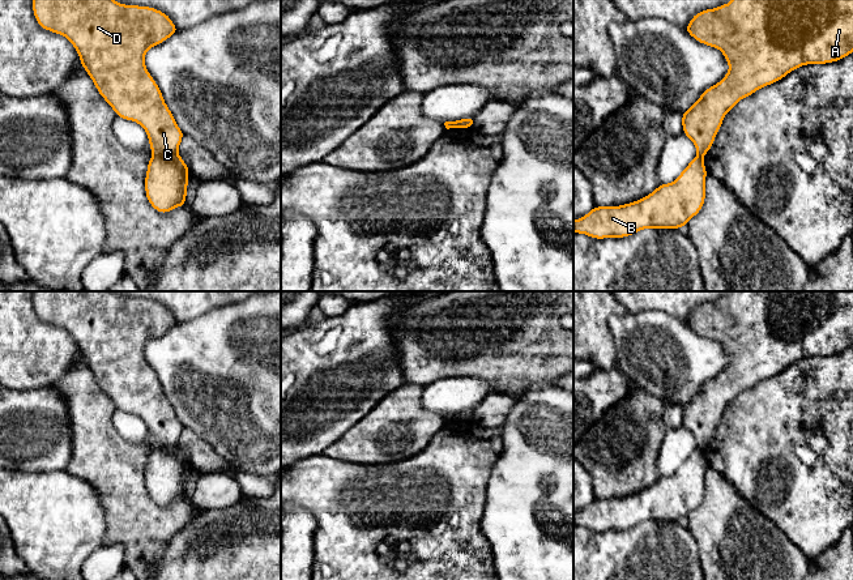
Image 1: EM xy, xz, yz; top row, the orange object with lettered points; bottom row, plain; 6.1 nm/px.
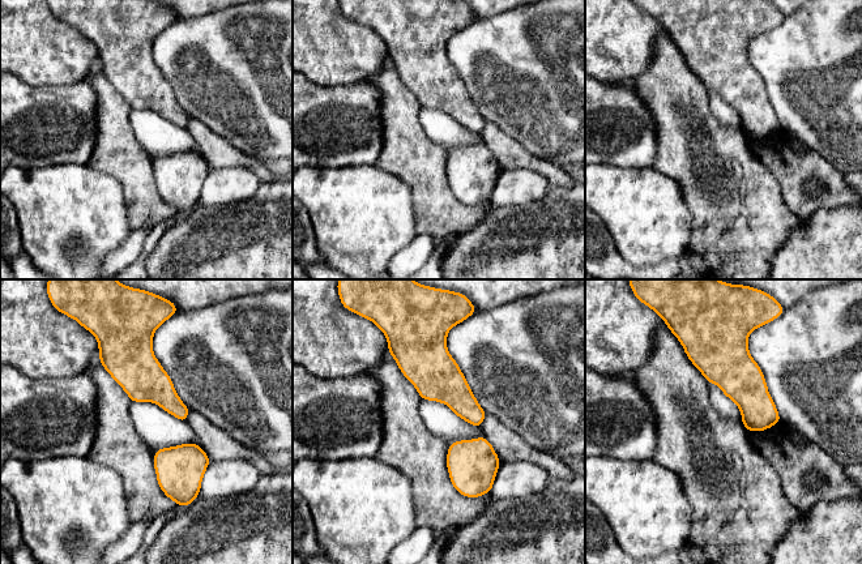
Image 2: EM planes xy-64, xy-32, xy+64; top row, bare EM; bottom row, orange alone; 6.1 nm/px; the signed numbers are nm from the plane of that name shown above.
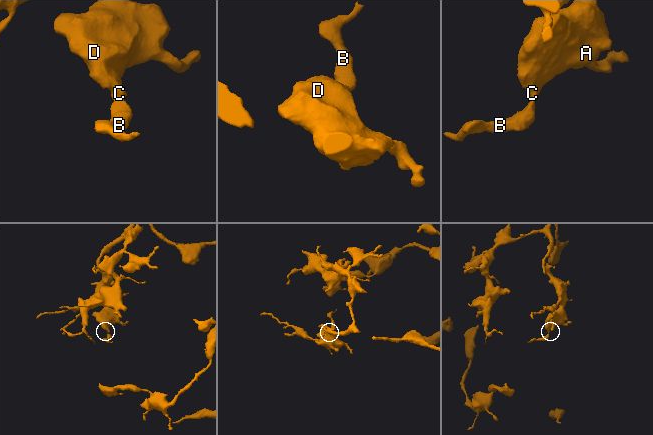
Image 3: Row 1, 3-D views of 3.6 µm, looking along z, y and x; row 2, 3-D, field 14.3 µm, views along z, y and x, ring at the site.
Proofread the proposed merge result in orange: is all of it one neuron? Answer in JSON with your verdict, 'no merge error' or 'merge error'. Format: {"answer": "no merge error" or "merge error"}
{"answer": "merge error"}

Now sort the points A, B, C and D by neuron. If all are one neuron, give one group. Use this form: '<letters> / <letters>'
A C D / B

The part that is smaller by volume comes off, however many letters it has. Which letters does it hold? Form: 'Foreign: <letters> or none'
Foreign: B

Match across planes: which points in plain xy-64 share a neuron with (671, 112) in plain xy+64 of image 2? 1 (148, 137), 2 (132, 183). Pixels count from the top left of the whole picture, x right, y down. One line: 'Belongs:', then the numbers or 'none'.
Belongs: 2

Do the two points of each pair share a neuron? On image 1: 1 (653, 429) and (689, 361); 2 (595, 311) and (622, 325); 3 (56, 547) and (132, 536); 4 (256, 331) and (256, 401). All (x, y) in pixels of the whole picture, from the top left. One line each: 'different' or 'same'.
1: different
2: different
3: different
4: same

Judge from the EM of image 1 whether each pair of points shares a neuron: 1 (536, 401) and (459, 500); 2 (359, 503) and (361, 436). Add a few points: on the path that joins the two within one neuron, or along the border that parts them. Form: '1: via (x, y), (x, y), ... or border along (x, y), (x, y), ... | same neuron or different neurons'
1: border along (500, 426), (502, 453), (494, 464), (491, 473) | different neurons
2: border along (331, 456), (342, 461), (363, 464), (391, 463) | different neurons

